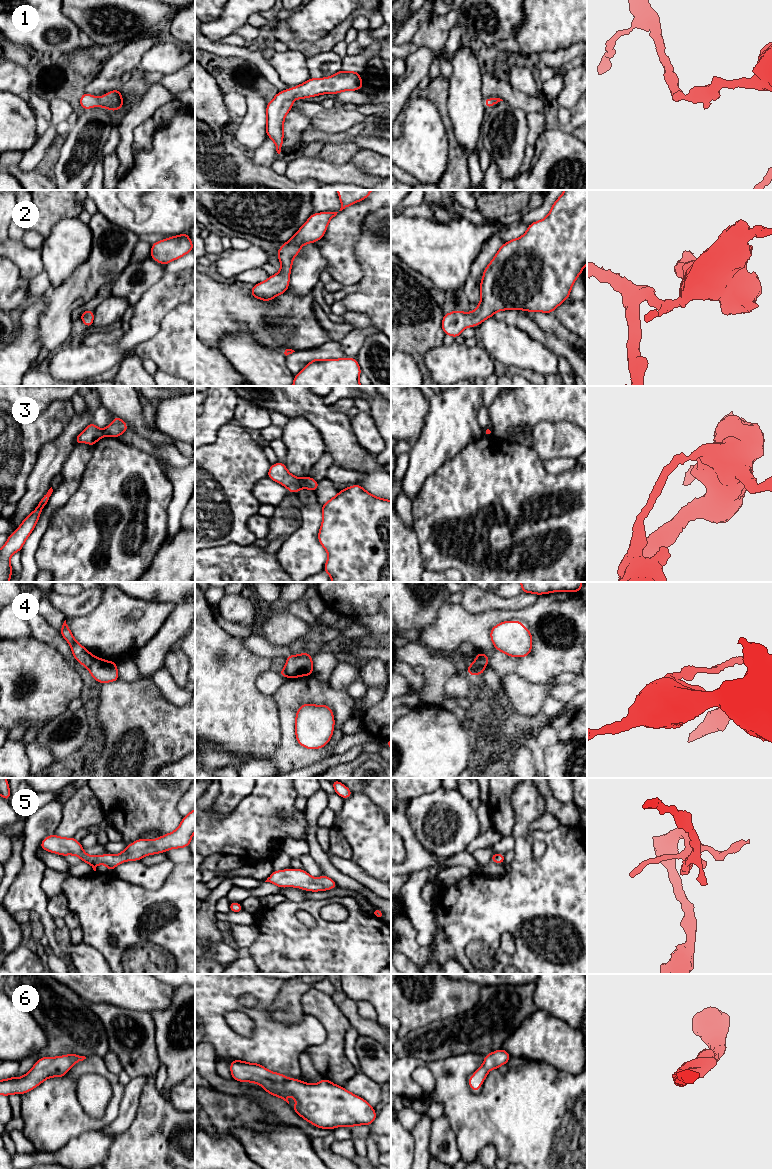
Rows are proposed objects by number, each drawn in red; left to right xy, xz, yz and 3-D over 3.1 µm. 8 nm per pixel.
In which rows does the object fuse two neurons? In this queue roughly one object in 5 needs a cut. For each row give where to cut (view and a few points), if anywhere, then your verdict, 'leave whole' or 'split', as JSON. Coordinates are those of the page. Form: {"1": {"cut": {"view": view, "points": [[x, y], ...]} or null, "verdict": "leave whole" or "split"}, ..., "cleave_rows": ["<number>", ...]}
{"1": {"cut": null, "verdict": "leave whole"}, "2": {"cut": null, "verdict": "leave whole"}, "3": {"cut": {"view": "xz", "points": [[300, 478], [301, 487]]}, "verdict": "split"}, "4": {"cut": {"view": "xy", "points": [[93, 656], [88, 668]]}, "verdict": "split"}, "5": {"cut": null, "verdict": "leave whole"}, "6": {"cut": null, "verdict": "leave whole"}, "cleave_rows": ["3", "4"]}

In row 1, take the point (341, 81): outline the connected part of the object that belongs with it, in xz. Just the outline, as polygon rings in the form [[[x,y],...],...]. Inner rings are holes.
[[[341,69],[330,77],[310,78],[296,87],[279,91],[266,107],[266,135],[274,141],[277,153],[280,154],[283,145],[285,117],[296,98],[306,99],[321,94],[361,90],[362,86],[362,78],[356,70],[346,72]]]

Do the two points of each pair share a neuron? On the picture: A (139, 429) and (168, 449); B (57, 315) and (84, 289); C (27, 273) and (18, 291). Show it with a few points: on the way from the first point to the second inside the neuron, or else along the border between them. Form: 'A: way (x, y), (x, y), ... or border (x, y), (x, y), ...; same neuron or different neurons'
A: border (139, 435), (157, 445), (173, 443); different neurons
B: way (64, 308), (77, 295); same neuron
C: border (10, 259), (18, 268), (20, 275), (28, 280); different neurons

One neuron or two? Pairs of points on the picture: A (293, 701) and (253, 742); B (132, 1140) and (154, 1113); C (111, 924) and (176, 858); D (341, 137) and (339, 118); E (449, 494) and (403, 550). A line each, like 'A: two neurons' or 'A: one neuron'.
A: two neurons
B: one neuron
C: two neurons
D: two neurons
E: two neurons

